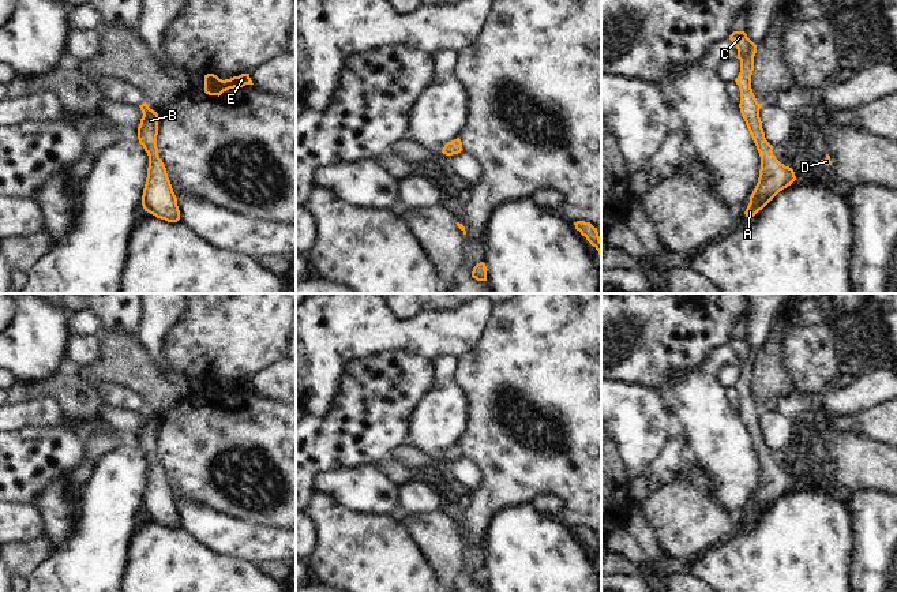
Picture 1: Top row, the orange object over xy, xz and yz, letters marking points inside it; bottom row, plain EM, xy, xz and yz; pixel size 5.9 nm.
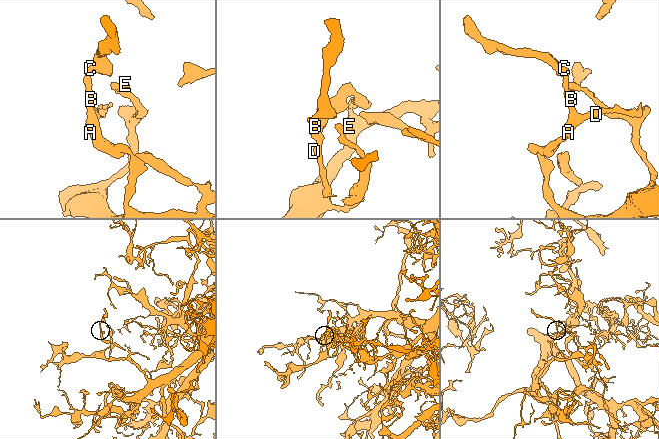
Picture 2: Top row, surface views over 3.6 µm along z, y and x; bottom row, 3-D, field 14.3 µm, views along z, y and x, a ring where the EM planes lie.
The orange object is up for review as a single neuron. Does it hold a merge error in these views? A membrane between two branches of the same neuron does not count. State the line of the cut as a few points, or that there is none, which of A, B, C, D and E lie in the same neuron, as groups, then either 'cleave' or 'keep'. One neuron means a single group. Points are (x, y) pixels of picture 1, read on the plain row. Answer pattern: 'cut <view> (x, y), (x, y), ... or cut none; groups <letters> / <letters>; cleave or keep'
cut none; groups A B C D E; keep

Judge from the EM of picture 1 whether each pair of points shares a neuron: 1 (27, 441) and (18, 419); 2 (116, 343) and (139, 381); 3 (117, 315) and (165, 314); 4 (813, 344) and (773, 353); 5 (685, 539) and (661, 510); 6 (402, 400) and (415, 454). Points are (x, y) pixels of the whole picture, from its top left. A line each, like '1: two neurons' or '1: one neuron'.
1: two neurons
2: one neuron
3: two neurons
4: two neurons
5: one neuron
6: two neurons

